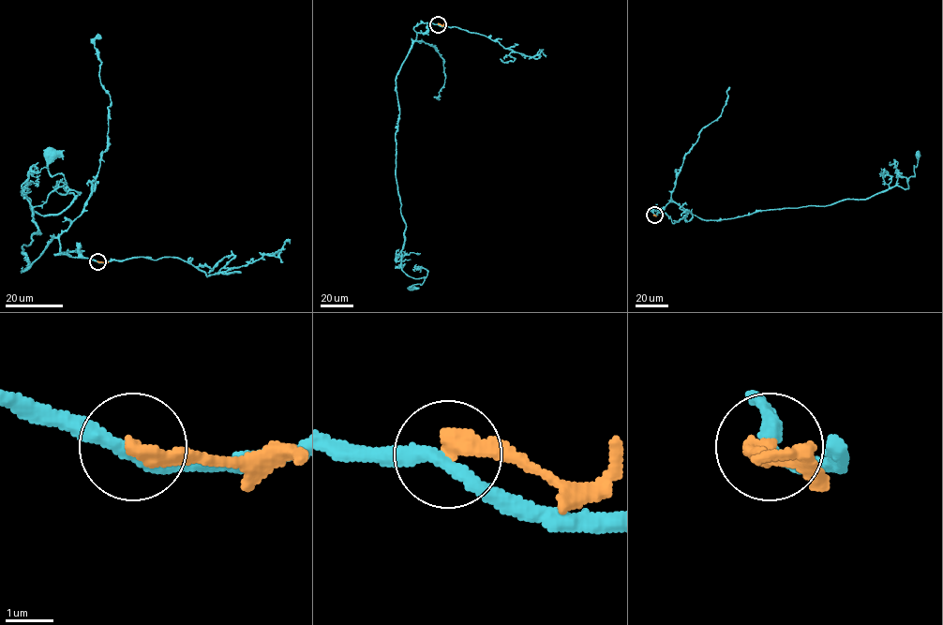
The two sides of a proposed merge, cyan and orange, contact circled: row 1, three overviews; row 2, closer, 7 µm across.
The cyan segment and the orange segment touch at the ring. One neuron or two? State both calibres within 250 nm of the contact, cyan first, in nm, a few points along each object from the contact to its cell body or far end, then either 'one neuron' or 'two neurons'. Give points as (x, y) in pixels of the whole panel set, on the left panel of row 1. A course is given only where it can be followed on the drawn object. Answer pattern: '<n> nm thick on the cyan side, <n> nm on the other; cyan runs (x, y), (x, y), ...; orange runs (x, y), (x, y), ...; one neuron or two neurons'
280 nm thick on the cyan side, 360 nm on the other; cyan runs (97, 261), (56, 255), (53, 238), (22, 271), (40, 234), (32, 209), (61, 214), (74, 197), (52, 156); orange runs (97, 261), (109, 262); two neurons

